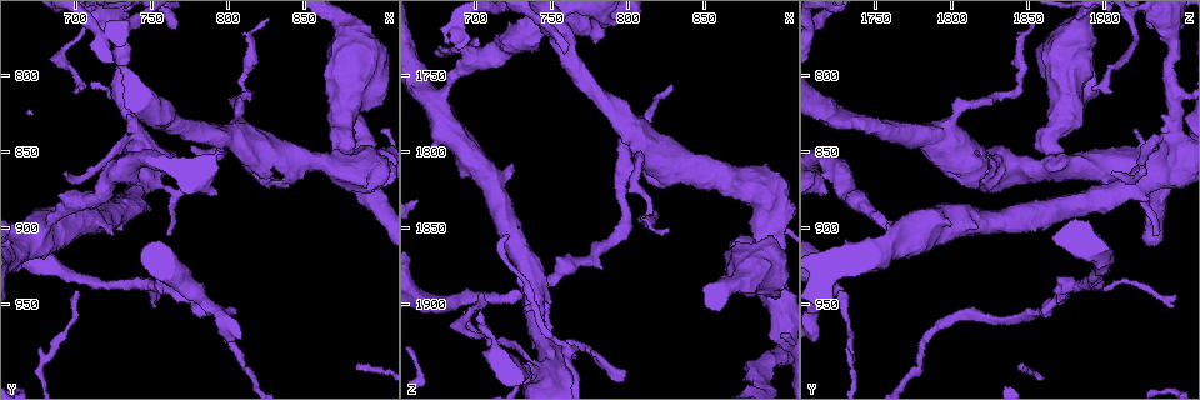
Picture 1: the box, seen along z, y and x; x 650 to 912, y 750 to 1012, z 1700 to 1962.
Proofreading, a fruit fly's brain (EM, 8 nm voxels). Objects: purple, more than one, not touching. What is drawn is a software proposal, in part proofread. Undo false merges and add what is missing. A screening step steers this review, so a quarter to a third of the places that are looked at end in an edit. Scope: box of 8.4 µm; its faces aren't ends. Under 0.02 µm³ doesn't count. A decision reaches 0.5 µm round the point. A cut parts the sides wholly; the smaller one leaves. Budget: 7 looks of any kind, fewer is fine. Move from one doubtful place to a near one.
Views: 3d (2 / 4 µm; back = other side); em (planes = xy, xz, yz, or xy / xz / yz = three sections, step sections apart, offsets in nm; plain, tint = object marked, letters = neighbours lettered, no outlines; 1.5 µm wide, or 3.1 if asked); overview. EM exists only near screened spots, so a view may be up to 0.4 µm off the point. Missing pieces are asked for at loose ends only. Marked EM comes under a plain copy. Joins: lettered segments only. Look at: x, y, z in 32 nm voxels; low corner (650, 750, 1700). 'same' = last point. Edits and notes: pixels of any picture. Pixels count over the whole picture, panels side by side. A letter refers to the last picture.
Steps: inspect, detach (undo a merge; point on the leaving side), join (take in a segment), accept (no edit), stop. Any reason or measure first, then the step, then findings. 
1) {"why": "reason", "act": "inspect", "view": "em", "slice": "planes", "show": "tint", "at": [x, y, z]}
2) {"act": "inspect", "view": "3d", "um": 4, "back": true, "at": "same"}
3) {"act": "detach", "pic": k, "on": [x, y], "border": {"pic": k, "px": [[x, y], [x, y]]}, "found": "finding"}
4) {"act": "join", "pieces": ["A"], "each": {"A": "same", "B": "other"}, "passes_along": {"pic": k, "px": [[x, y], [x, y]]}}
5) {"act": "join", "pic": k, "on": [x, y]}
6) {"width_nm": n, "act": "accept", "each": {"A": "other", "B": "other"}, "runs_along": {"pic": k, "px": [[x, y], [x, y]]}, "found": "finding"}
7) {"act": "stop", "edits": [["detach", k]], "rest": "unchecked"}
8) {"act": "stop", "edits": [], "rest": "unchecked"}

{"why": "free end", "act": "inspect", "view": "3d", "um": 2, "back": true, "at": [800, 850, 1948]}

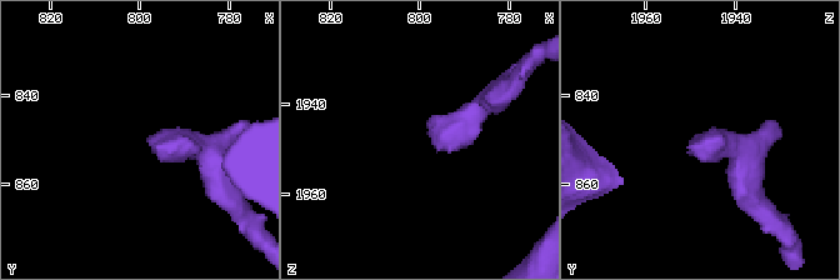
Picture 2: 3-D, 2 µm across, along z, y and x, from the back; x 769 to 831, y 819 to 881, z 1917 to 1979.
{"act": "inspect", "view": "em", "slice": "planes", "show": "letters", "at": [797, 850, 1947]}

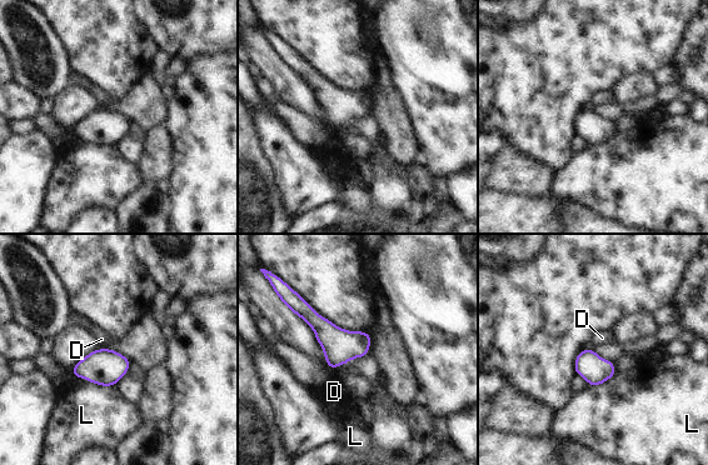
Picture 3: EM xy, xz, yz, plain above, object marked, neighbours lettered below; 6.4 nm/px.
{"act": "accept", "each": {"D": "other", "L": "other"}, "found": "none of them fits"}

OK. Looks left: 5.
{"act": "inspect", "view": "em", "slice": "xz", "step": 4, "show": "letters", "at": [690, 864, 1906]}

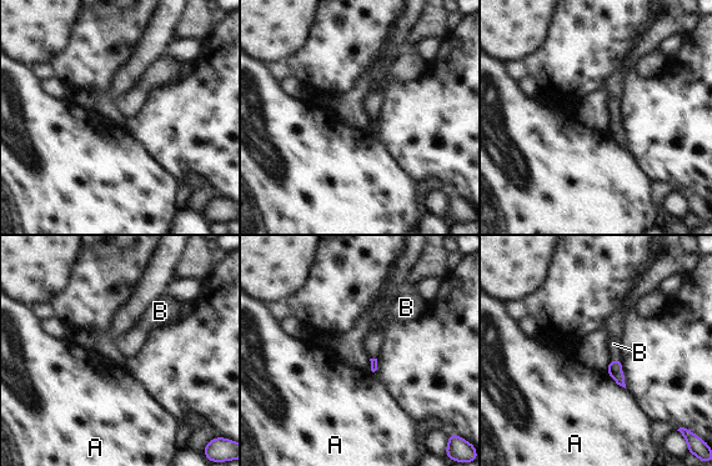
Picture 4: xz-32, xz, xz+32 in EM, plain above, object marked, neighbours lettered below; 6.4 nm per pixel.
{"why": "cut it another way", "act": "inspect", "view": "em", "slice": "planes", "show": "letters", "at": "same"}

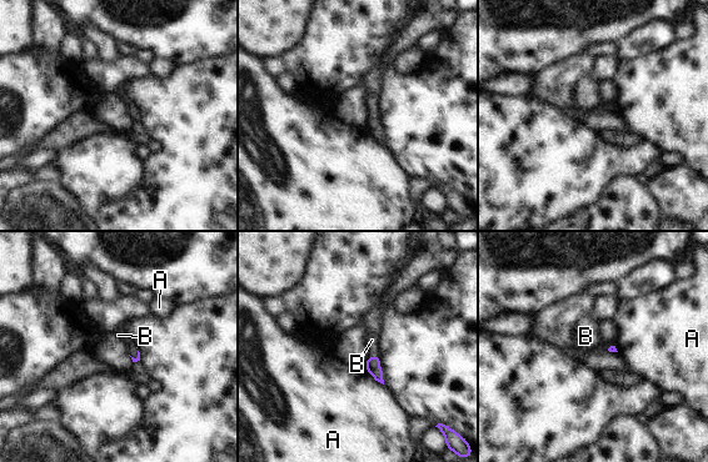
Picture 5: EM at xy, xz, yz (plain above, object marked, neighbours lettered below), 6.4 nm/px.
{"act": "join", "pieces": ["B"], "each": {"A": "other", "B": "same"}, "passes_along": {"pic": 5, "px": [[373, 363], [374, 356], [372, 340]]}, "found": "it goes on there"}

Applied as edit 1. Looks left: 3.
{"act": "inspect", "view": "em", "slice": "planes", "show": "letters", "at": [704, 808, 1892]}

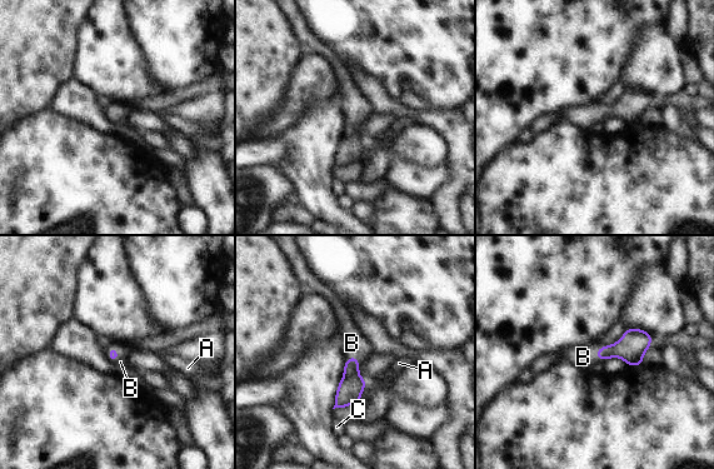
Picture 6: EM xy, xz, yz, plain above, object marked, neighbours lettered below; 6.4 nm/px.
{"act": "join", "pieces": ["B"], "each": {"A": "other", "B": "same", "C": "other"}, "found": "the neuron continues"}

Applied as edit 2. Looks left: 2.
{"act": "stop", "edits": [["join", 5], ["join", 6]], "rest": "unchecked"}

